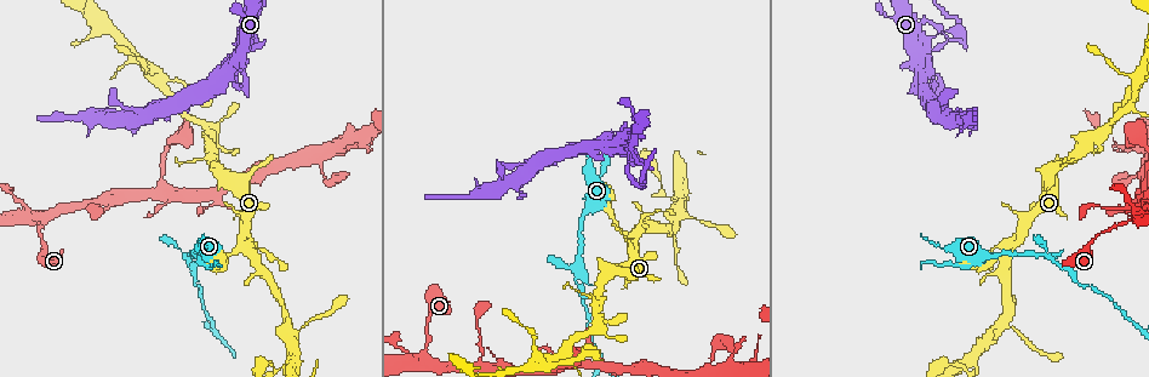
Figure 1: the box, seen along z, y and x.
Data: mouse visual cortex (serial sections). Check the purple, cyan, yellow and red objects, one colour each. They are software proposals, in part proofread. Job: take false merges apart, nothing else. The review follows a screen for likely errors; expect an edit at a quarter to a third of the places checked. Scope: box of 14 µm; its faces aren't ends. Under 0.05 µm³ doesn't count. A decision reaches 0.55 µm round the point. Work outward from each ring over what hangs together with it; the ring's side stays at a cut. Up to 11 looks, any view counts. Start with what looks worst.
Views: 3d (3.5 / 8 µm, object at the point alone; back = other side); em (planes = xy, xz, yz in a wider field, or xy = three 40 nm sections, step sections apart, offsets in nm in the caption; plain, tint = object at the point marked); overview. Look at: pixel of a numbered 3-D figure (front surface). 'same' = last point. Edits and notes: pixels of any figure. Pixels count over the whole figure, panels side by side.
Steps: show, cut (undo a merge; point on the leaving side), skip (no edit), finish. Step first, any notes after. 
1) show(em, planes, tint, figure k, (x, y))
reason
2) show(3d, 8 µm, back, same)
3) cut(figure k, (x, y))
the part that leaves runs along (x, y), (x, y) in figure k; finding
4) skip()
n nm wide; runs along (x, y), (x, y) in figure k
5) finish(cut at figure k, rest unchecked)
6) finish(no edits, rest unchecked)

show(3d, 3.5 µm, figure 1, (1038, 254))
two arms in line, one across

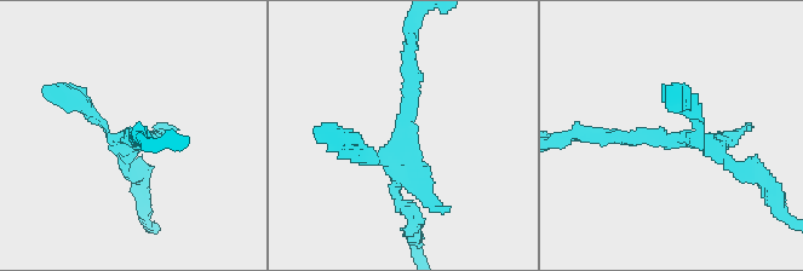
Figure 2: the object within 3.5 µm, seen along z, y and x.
show(em, xy, step 5, tint, figure 2, (677, 138))
shape alone is not enough

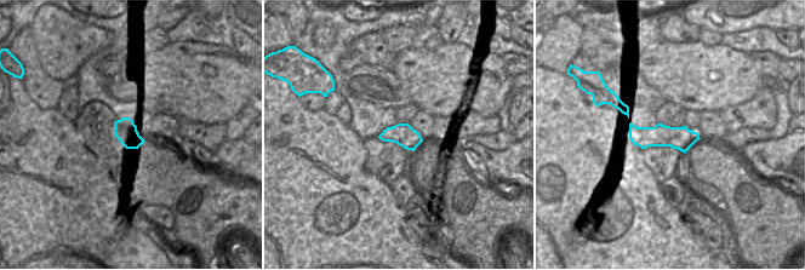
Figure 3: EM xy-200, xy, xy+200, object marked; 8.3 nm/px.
skip()
one cell here

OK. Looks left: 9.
show(3d, 3.5 µm, back, figure 1, (422, 352))
sharp bend

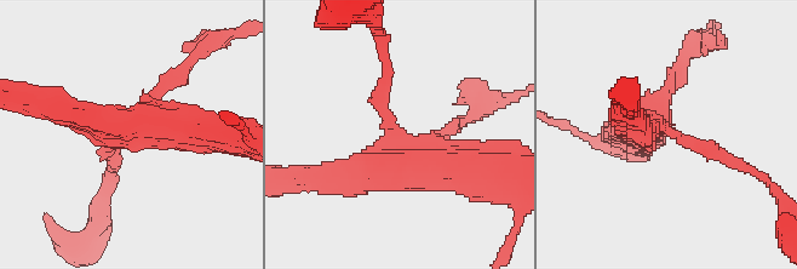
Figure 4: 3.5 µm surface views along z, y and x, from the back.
show(em, xy, step 3, tint, figure 4, (398, 136))

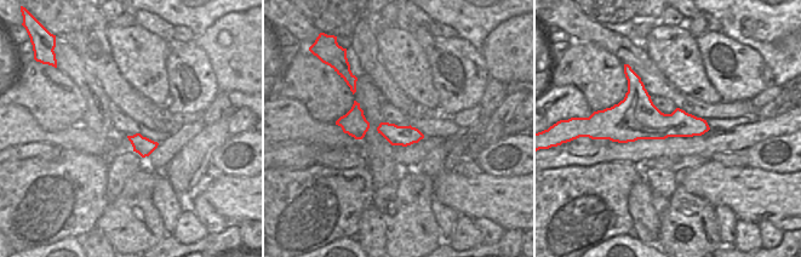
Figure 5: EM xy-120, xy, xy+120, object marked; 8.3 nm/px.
skip()
arms of 150, 150, 350, 500 nm; continuous, no second cell

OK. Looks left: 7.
show(3d, 8 µm, figure 1, (1109, 126))
a fork

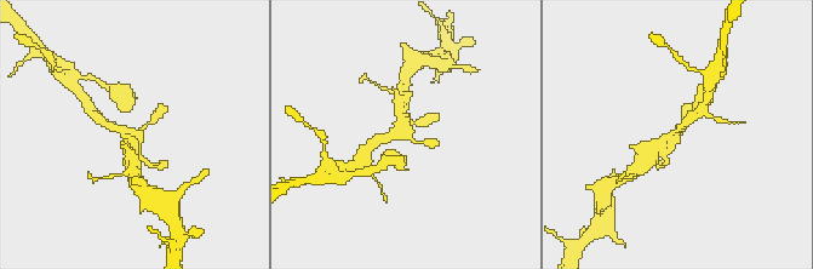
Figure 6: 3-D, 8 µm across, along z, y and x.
show(3d, 3.5 µm, figure 6, (134, 134))
zoom in

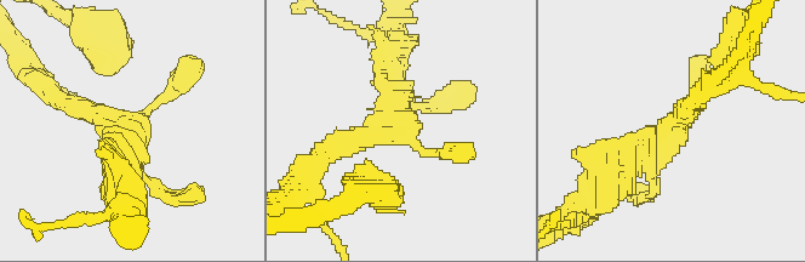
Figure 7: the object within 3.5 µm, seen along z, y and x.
show(em, planes, tint, figure 7, (128, 126))
now the EM

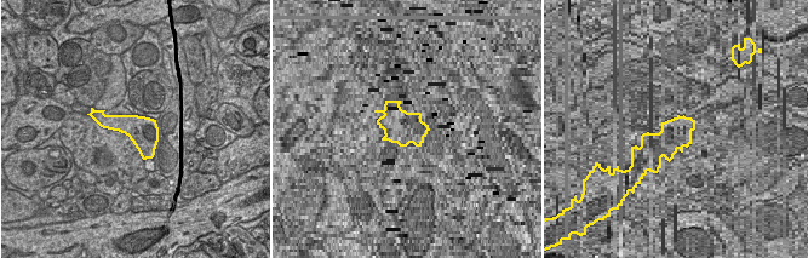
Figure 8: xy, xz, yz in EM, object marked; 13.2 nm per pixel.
skip()
380 nm wide; runs along (616, 180), (700, 97) in figure 7; all the same cell

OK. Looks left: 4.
show(3d, 8 µm, figure 1, (162, 82))
four-way junction

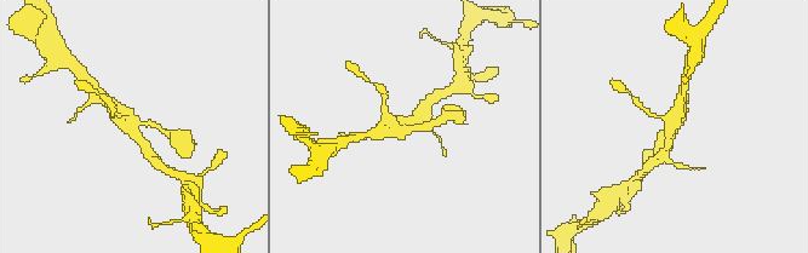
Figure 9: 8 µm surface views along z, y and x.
show(em, planes, tint, figure 9, (401, 126))
4 arms; arms of 200, 200, 200, 300 nm; need the tissue

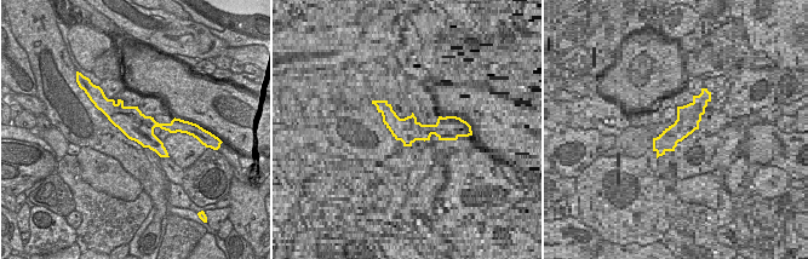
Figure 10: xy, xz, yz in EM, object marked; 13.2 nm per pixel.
skip()
runs along (148, 154), (132, 126), (107, 99) in figure 9; one cell here

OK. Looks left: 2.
finish(no edits, rest unchecked)

